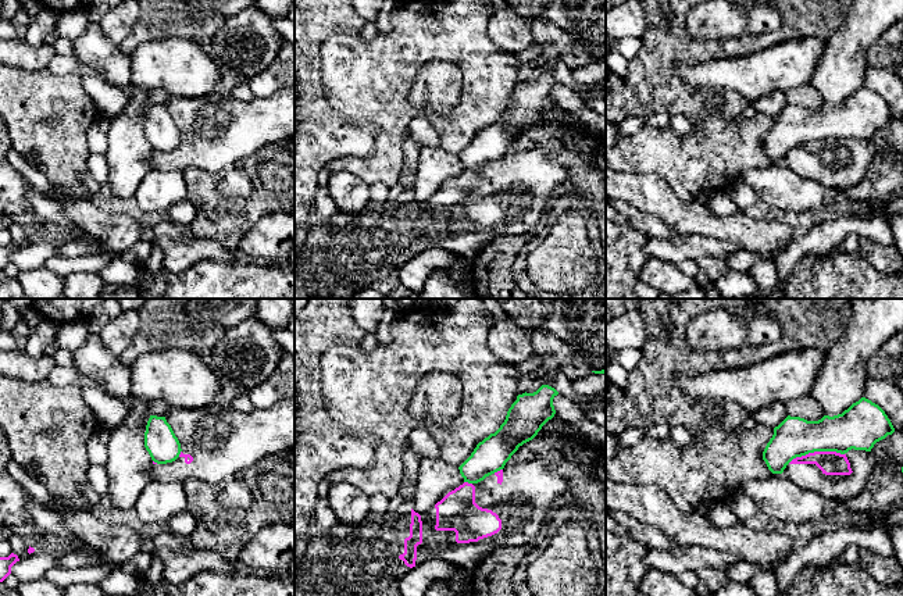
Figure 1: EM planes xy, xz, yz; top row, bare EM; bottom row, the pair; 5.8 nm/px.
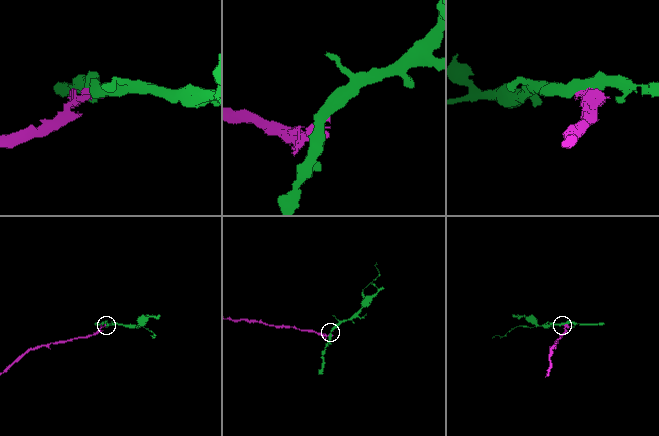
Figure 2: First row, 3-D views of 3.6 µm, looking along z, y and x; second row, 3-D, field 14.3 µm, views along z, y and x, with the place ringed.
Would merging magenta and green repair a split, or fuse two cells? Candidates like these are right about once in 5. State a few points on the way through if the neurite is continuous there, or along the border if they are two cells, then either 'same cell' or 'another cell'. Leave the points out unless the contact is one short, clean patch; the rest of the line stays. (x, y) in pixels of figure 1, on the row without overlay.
border yz (843, 142), (809, 141), (793, 146), (788, 152); another cell

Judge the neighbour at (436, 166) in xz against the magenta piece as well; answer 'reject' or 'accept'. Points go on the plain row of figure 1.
reject

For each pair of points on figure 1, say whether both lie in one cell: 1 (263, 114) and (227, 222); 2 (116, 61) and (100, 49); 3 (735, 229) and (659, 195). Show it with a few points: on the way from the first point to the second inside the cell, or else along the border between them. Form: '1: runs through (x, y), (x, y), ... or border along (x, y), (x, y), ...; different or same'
1: border along (270, 143), (235, 164); different
2: runs through (111, 60), (104, 53); same
3: runs through (716, 225), (696, 217), (681, 217), (678, 214); same

